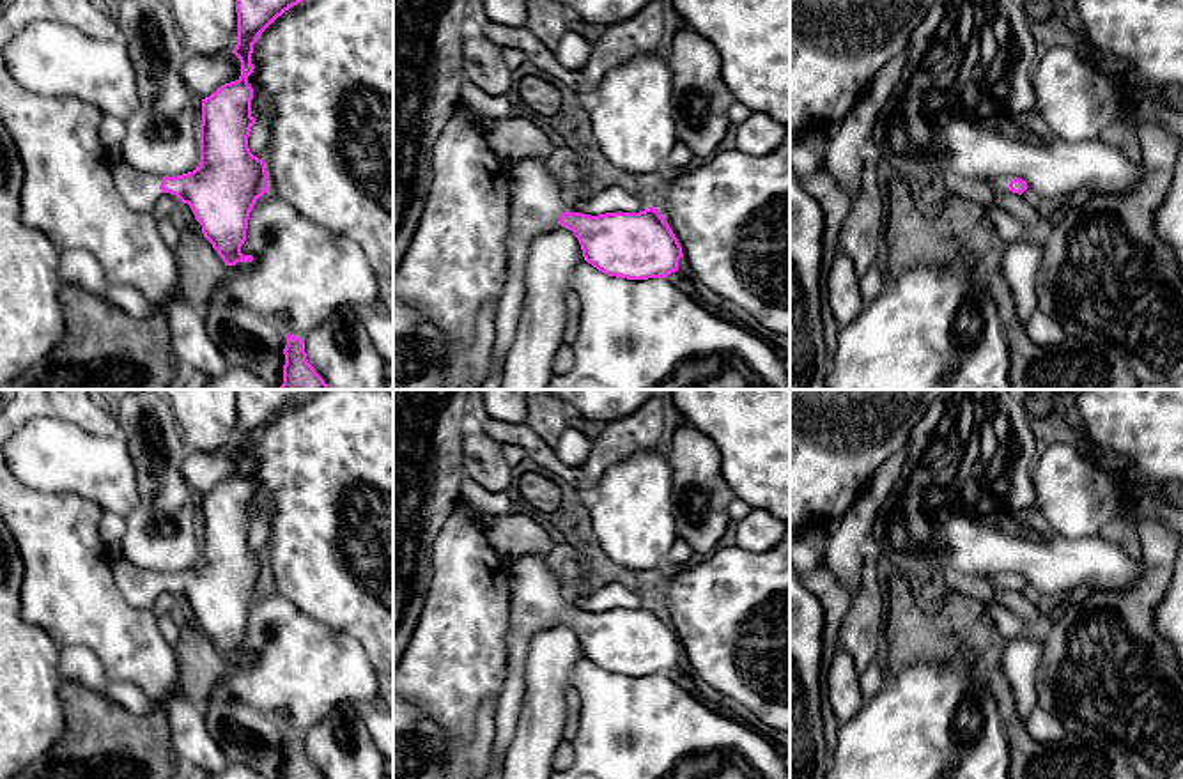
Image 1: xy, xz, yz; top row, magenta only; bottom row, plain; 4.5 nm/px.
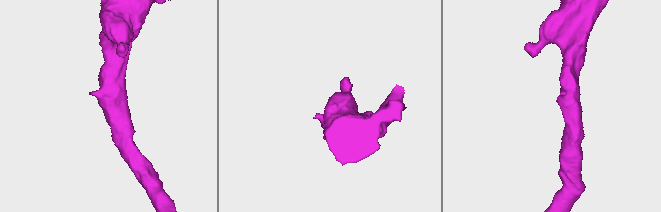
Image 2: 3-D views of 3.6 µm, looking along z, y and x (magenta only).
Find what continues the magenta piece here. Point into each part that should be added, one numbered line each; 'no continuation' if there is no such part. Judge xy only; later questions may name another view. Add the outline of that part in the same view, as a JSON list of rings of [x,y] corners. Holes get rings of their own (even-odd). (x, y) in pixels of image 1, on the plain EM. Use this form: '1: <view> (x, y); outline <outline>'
1: xy (140, 586); outline [[[122,554],[110,561],[115,584],[126,600],[135,607],[152,609],[156,598],[165,591],[159,586],[163,574],[140,568],[129,563]]]

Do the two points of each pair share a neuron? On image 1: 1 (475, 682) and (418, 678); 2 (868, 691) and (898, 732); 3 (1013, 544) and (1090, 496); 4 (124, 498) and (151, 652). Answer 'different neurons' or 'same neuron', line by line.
1: same neuron
2: different neurons
3: different neurons
4: different neurons

